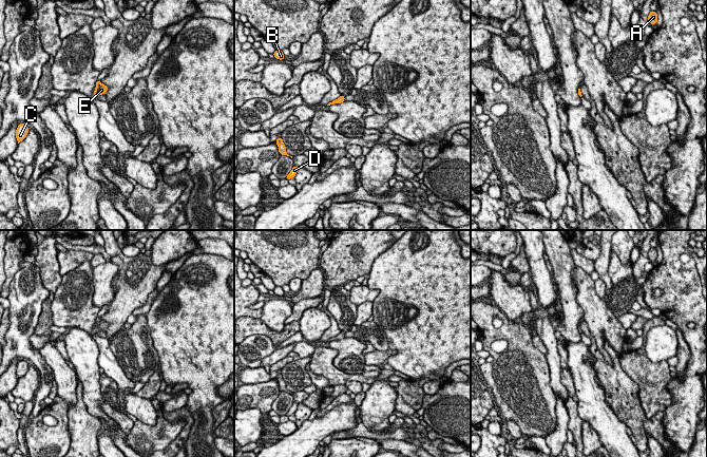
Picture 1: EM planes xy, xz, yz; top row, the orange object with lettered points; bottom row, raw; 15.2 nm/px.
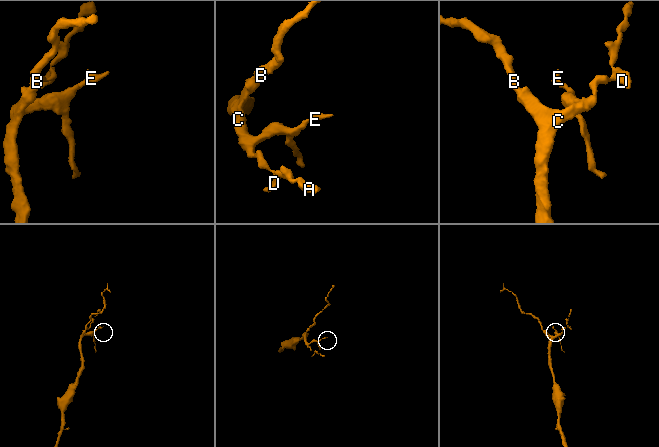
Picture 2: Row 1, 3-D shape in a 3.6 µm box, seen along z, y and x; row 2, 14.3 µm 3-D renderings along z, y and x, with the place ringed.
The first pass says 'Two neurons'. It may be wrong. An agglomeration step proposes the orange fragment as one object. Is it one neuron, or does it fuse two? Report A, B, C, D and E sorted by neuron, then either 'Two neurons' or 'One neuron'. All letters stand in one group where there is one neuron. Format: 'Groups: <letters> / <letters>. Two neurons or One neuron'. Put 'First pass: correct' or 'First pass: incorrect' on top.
First pass: incorrect
Groups: A B C D E. One neuron

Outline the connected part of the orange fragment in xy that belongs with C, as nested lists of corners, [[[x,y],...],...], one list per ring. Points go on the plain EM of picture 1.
[[[23,359],[19,360],[18,364],[16,365],[16,369],[17,369],[16,375],[18,377],[18,380],[26,374],[28,366],[30,365],[25,360]]]

